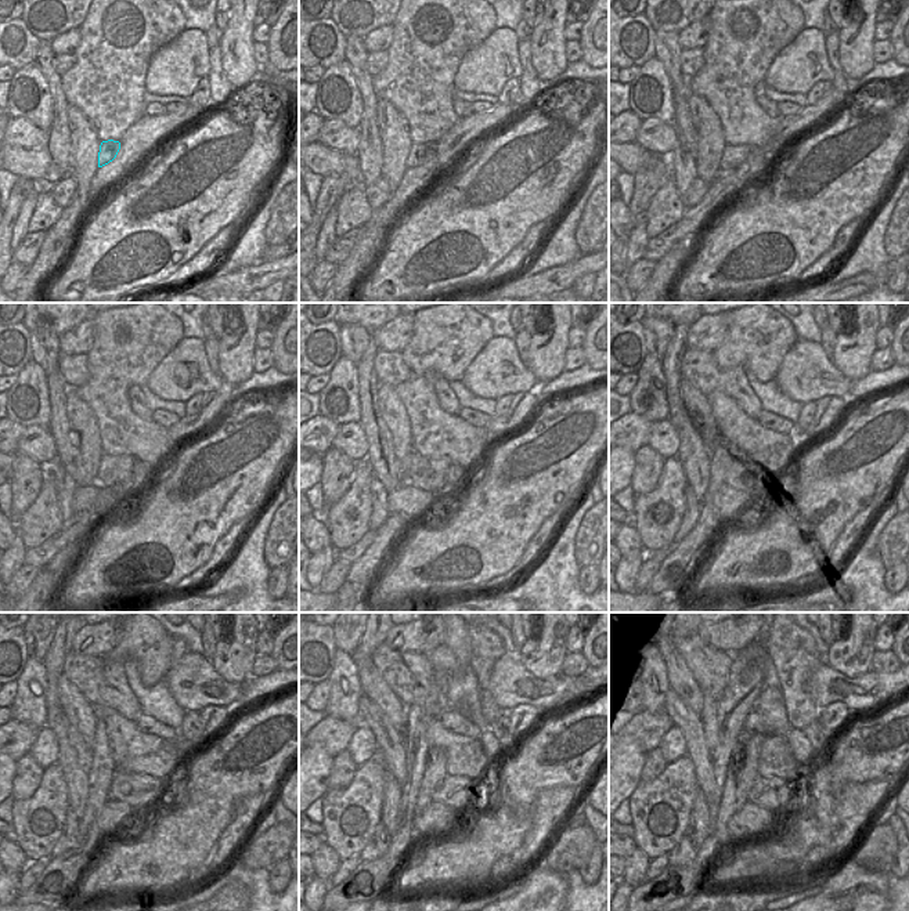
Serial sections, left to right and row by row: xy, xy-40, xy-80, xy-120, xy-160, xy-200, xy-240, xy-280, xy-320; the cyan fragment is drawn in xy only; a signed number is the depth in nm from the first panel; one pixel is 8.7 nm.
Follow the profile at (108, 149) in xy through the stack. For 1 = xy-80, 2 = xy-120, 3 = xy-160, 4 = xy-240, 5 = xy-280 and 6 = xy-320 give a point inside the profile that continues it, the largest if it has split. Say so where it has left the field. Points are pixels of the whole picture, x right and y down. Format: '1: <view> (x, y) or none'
1: xy-80 (733, 156)
2: xy-120 (123, 474)
3: xy-160 (442, 476)
4: xy-240 (139, 791)
5: xy-280 (454, 791)
6: xy-320 (767, 792)

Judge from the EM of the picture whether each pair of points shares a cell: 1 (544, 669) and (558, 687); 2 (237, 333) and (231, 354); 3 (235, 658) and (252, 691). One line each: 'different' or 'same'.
1: different
2: same
3: different

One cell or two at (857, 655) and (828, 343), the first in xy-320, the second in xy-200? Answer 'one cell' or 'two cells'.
two cells

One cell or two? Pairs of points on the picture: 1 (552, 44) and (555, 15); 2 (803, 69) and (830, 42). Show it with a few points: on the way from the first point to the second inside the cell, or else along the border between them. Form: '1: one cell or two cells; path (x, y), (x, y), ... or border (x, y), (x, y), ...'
1: one cell; path (552, 38), (552, 22)
2: two cells; border (825, 36), (825, 53), (833, 71), (833, 79)

